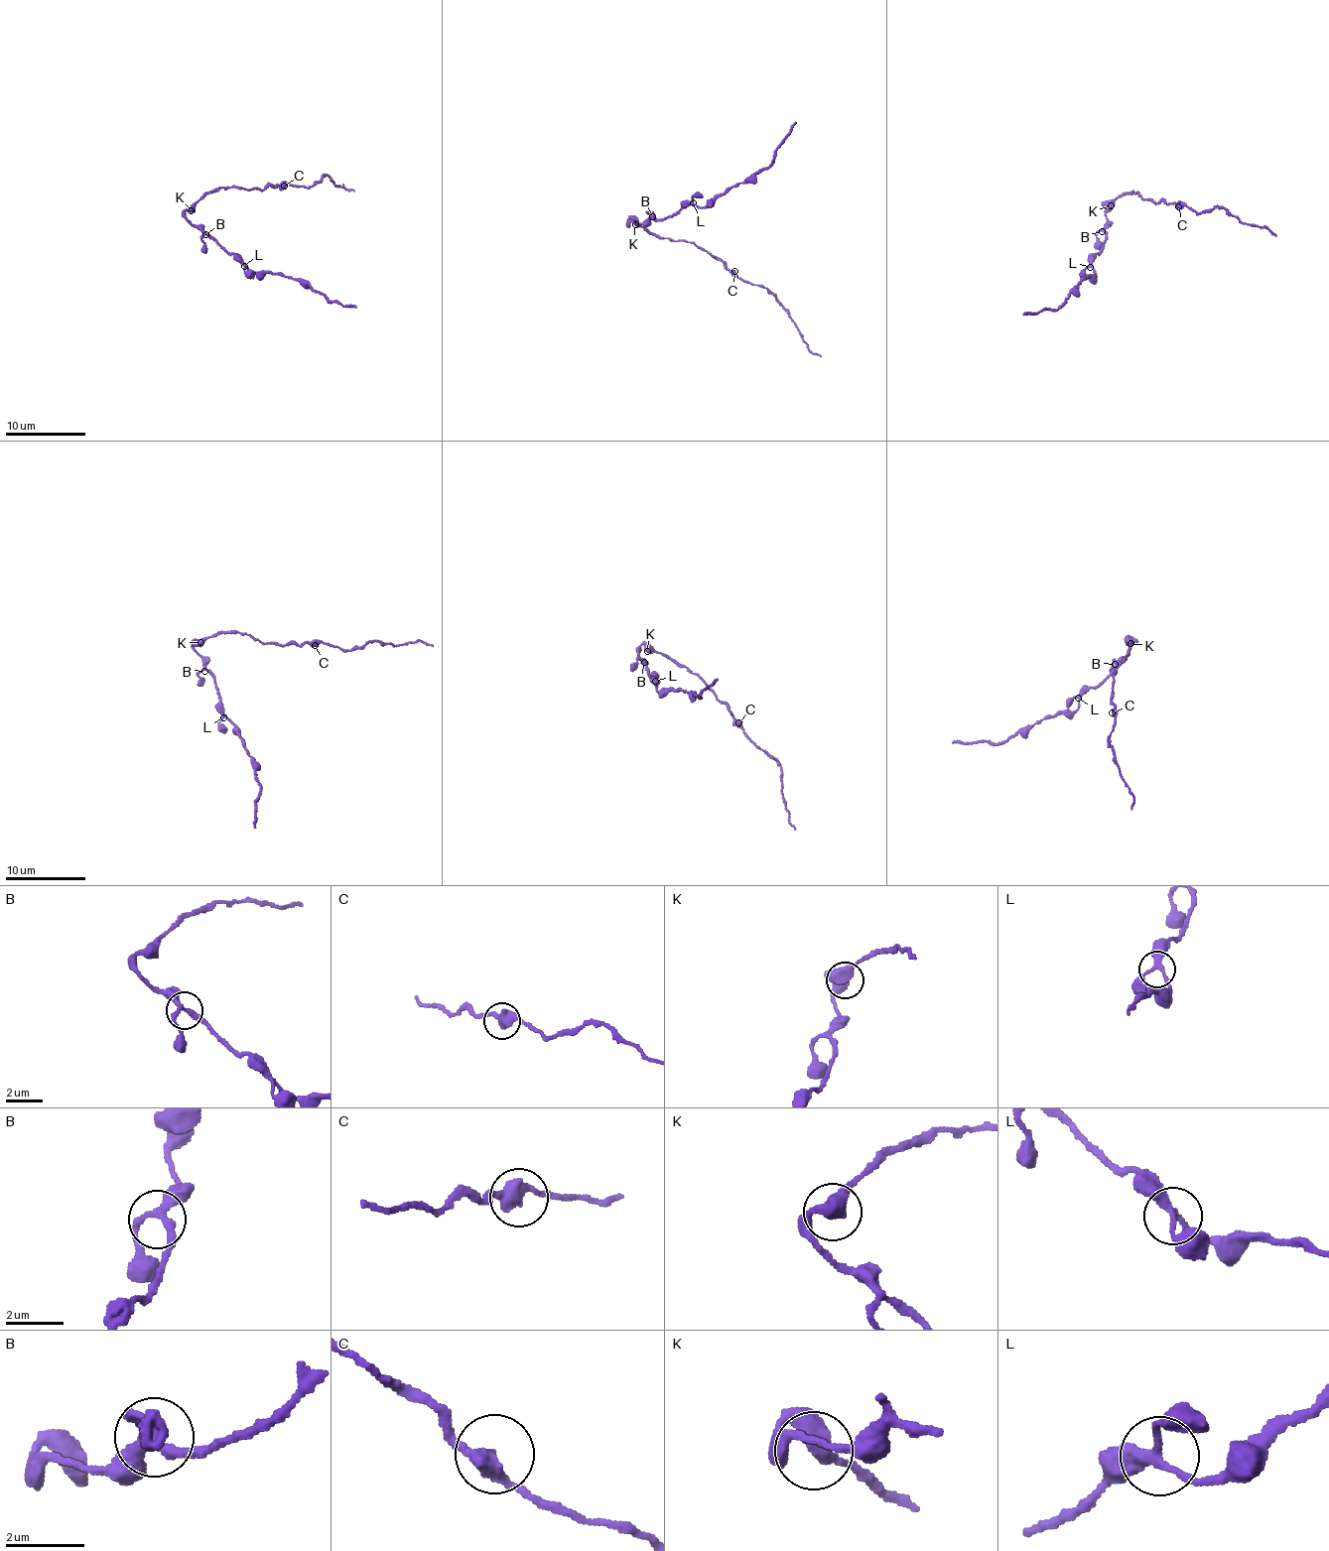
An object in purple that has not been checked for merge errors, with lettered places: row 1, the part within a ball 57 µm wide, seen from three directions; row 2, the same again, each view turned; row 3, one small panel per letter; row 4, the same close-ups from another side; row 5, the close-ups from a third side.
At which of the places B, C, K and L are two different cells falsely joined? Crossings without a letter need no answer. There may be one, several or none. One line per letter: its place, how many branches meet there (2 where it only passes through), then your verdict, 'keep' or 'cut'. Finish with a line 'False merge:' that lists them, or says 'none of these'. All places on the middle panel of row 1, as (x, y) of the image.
B: at (652, 216); 3 branches meet; keep
C: at (734, 271); 2 branches meet; keep
K: at (635, 224); 3 branches meet; keep
L: at (693, 202); 3 branches meet; keep
False merge: none of these

